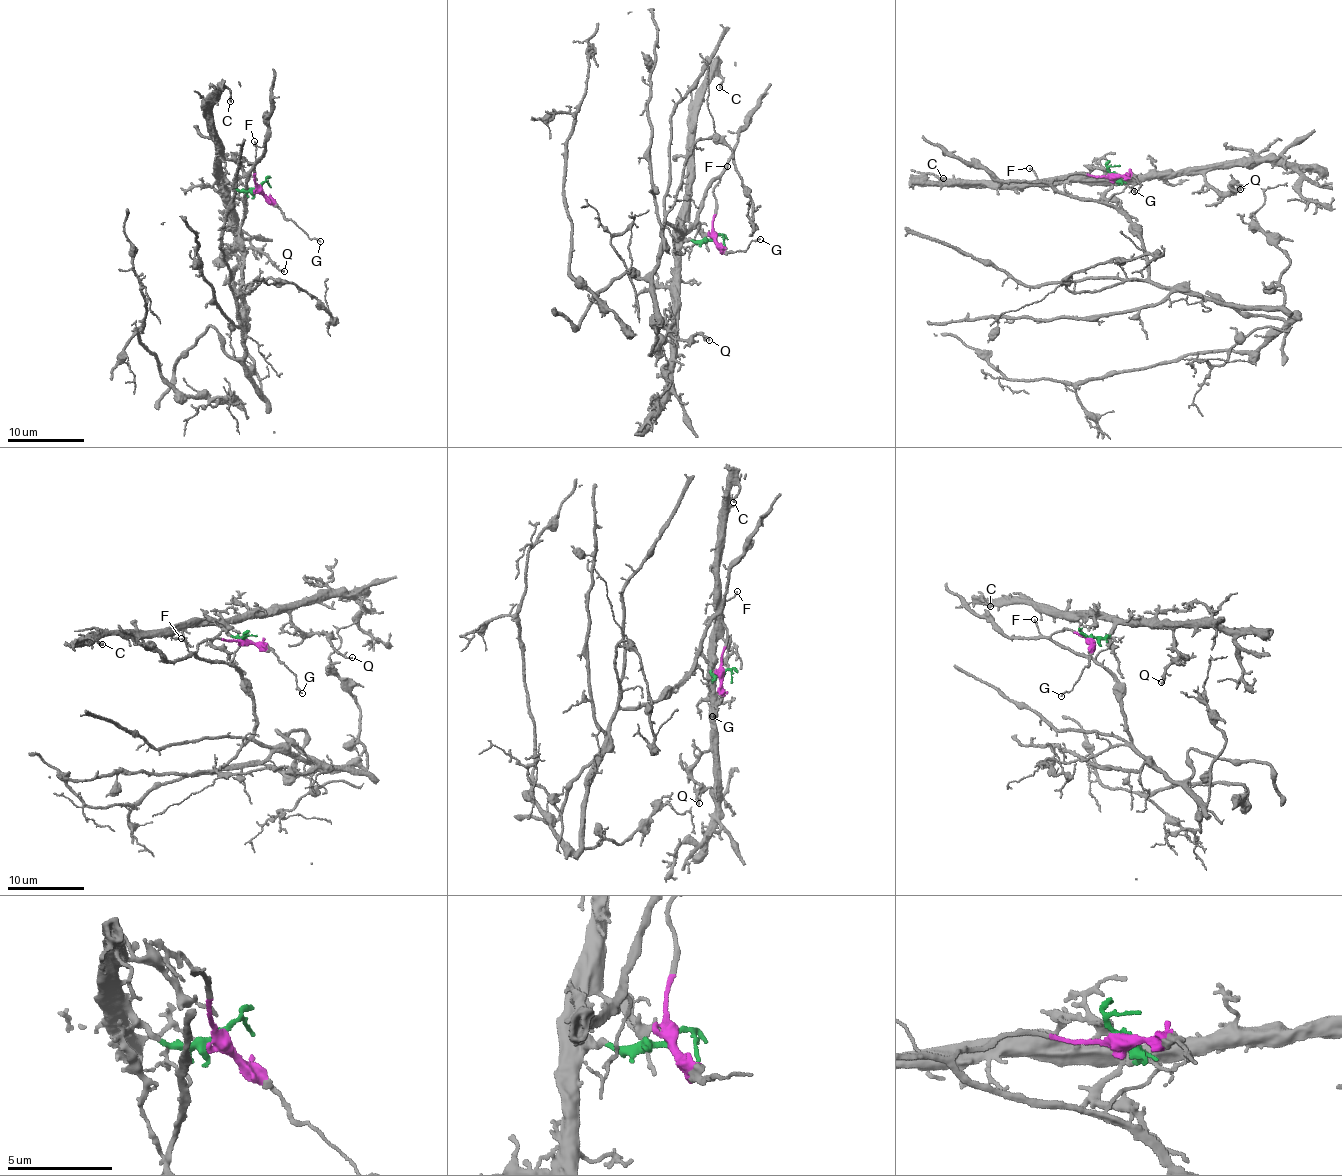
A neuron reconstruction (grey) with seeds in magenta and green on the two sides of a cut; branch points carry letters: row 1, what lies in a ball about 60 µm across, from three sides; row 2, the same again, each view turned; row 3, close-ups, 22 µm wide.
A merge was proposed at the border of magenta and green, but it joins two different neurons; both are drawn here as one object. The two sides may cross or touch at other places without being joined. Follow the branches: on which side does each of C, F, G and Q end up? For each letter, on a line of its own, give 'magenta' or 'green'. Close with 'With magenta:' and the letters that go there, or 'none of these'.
C: green
F: magenta
G: magenta
Q: green
With magenta: F, G

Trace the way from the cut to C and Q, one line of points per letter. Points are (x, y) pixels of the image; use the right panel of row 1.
C: (1112, 174), (1120, 183), (1068, 181), (962, 188), (927, 177), (929, 174), (943, 179)
Q: (1112, 174), (1120, 183), (1116, 181), (1199, 173), (1216, 189), (1228, 191), (1231, 182), (1229, 187), (1240, 188)

